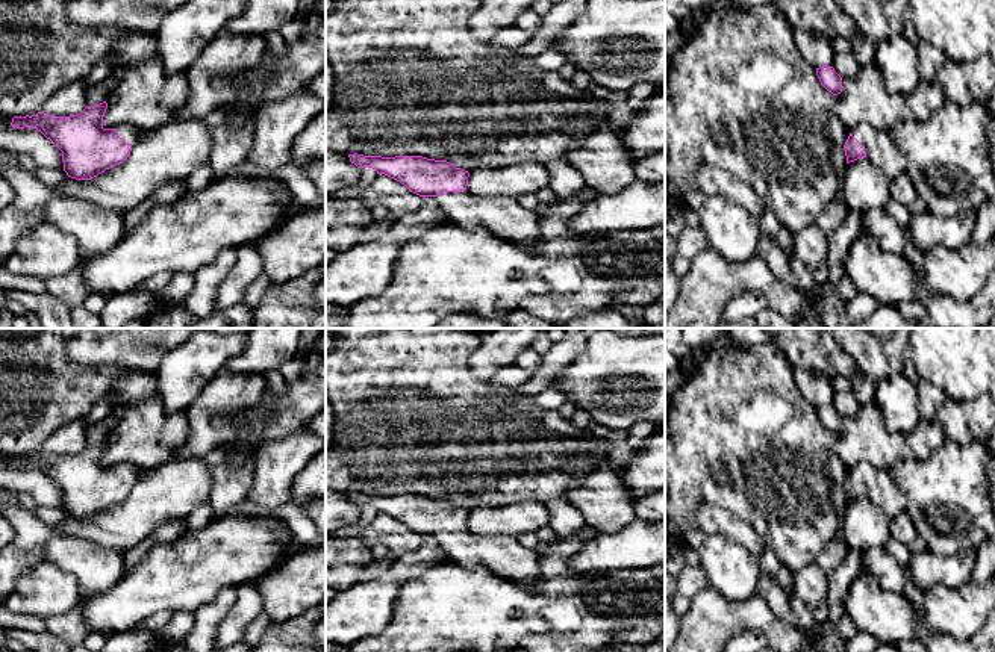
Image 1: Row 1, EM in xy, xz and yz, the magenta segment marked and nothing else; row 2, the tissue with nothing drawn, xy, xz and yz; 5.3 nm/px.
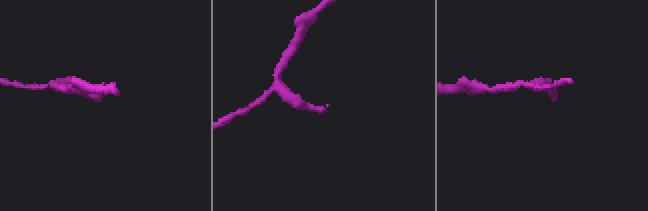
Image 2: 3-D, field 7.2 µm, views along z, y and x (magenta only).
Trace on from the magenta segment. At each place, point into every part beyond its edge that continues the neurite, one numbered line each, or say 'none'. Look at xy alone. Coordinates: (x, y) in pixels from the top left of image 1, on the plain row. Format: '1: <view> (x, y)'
1: xy (129, 472)

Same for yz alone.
1: yz (880, 489)

